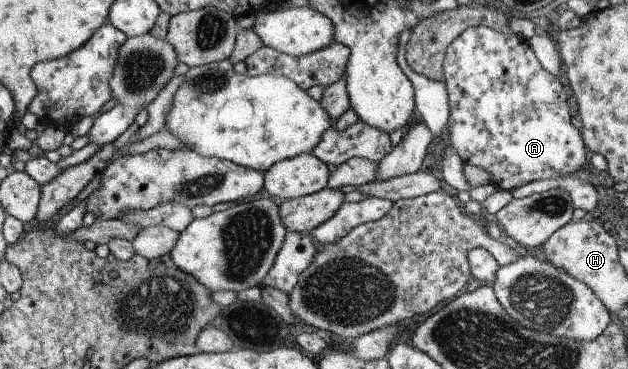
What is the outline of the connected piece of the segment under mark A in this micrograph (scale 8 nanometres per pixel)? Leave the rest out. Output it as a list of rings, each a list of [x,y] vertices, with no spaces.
[[[477,25],[477,27],[469,27],[463,30],[445,49],[446,53],[442,60],[442,73],[449,105],[449,119],[447,119],[448,131],[445,138],[463,164],[481,167],[483,171],[489,174],[489,183],[494,188],[508,192],[511,189],[515,189],[515,187],[521,187],[521,185],[529,183],[529,181],[535,181],[535,179],[569,176],[571,173],[580,170],[581,167],[586,166],[585,147],[581,135],[579,135],[579,130],[571,115],[569,115],[565,91],[563,91],[563,87],[561,87],[557,76],[550,75],[547,71],[543,70],[535,55],[533,55],[533,51],[529,49],[526,40],[523,40],[520,36],[510,31],[499,33],[499,31],[493,31],[493,29],[487,29],[487,27]]]

